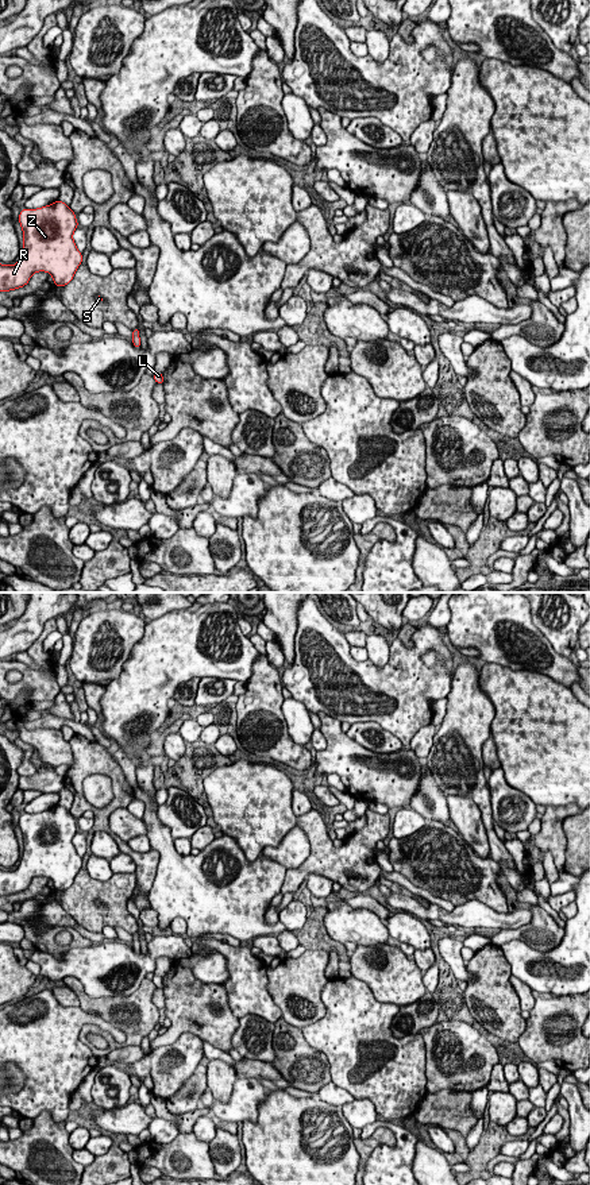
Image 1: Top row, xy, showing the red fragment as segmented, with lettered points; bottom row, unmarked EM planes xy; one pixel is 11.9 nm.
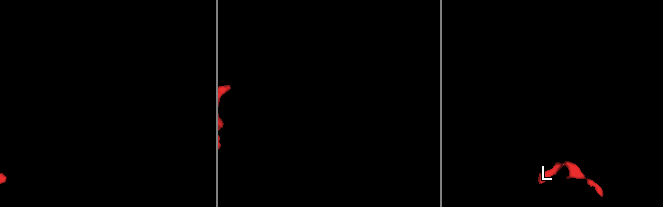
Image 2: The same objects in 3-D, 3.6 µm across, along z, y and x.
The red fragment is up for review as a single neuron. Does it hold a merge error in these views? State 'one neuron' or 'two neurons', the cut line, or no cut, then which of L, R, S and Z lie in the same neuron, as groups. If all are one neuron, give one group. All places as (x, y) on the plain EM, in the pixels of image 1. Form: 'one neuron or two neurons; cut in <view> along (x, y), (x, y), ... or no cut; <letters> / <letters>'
one neuron; no cut; L R S Z

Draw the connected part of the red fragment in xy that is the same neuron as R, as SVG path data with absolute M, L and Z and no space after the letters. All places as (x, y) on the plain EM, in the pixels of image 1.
M62 806L22 814L23 857L16 869L0 869L0 896L28 888L31 880L46 876L55 891L66 891L82 866L73 838L78 831L74 817Z

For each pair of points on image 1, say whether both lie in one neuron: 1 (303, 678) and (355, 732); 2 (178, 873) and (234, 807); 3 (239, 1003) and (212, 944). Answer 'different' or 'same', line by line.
1: different
2: different
3: same

